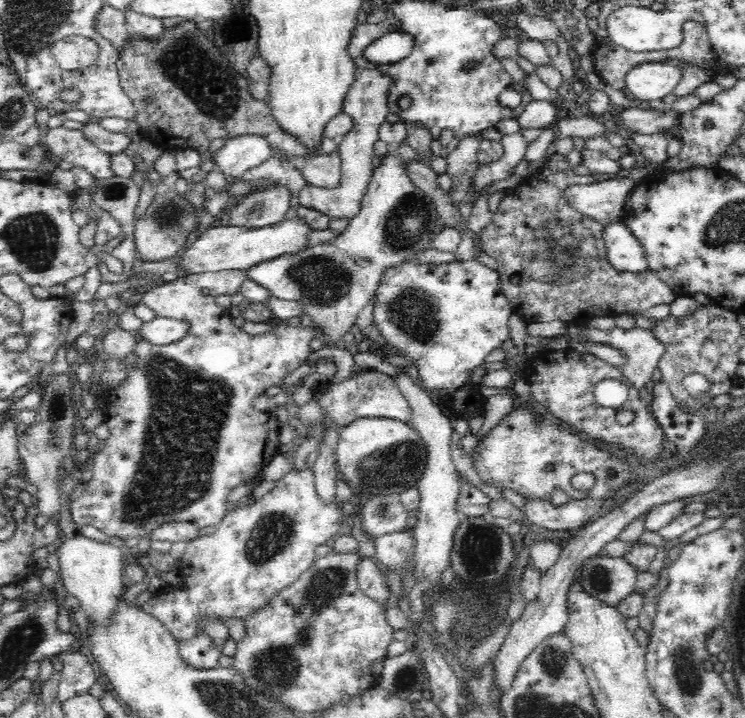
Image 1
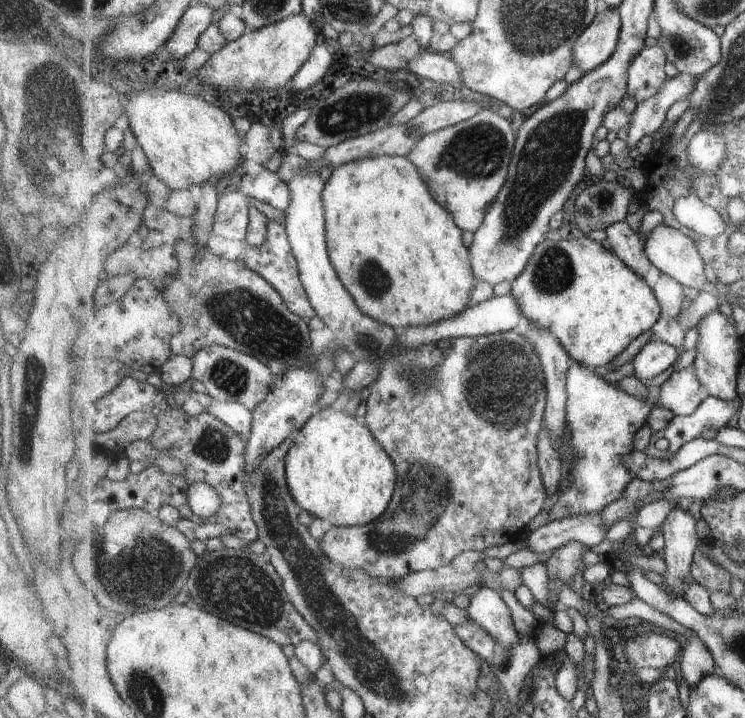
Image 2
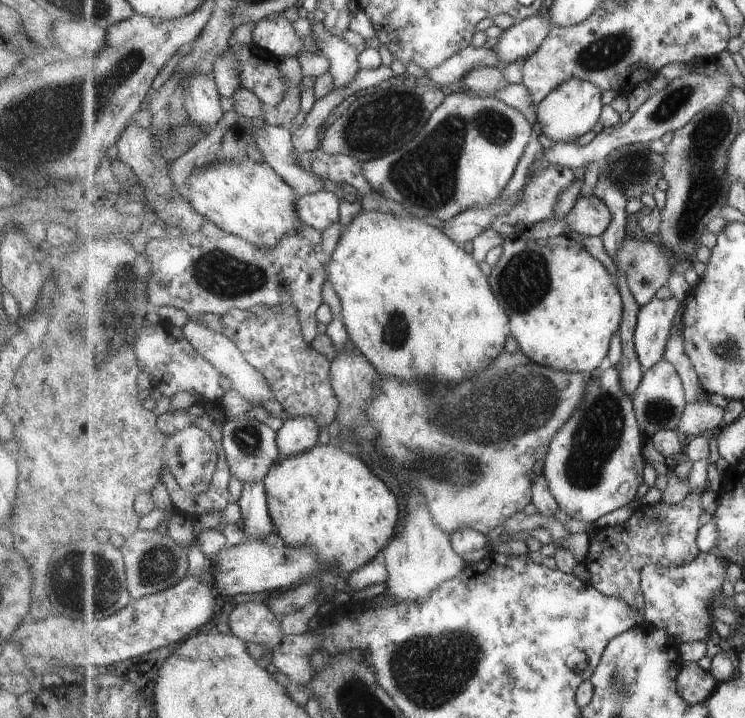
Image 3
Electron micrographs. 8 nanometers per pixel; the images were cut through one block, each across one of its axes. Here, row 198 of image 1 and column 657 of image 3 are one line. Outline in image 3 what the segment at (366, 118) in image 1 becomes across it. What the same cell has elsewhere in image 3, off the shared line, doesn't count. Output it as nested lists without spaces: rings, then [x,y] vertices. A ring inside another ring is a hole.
[[[673,296],[668,300],[655,298],[642,308],[634,335],[634,346],[640,364],[646,371],[665,359],[671,328],[681,303]]]

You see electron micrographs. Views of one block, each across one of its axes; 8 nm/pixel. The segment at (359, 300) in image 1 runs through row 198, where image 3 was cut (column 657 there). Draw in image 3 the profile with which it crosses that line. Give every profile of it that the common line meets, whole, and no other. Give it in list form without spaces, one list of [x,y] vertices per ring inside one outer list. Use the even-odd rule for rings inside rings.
[[[665,359],[646,372],[643,376],[642,385],[633,398],[639,426],[648,438],[655,435],[655,432],[661,428],[677,431],[679,424],[681,424],[681,416],[689,404],[686,399],[685,386],[678,370],[669,360]]]

